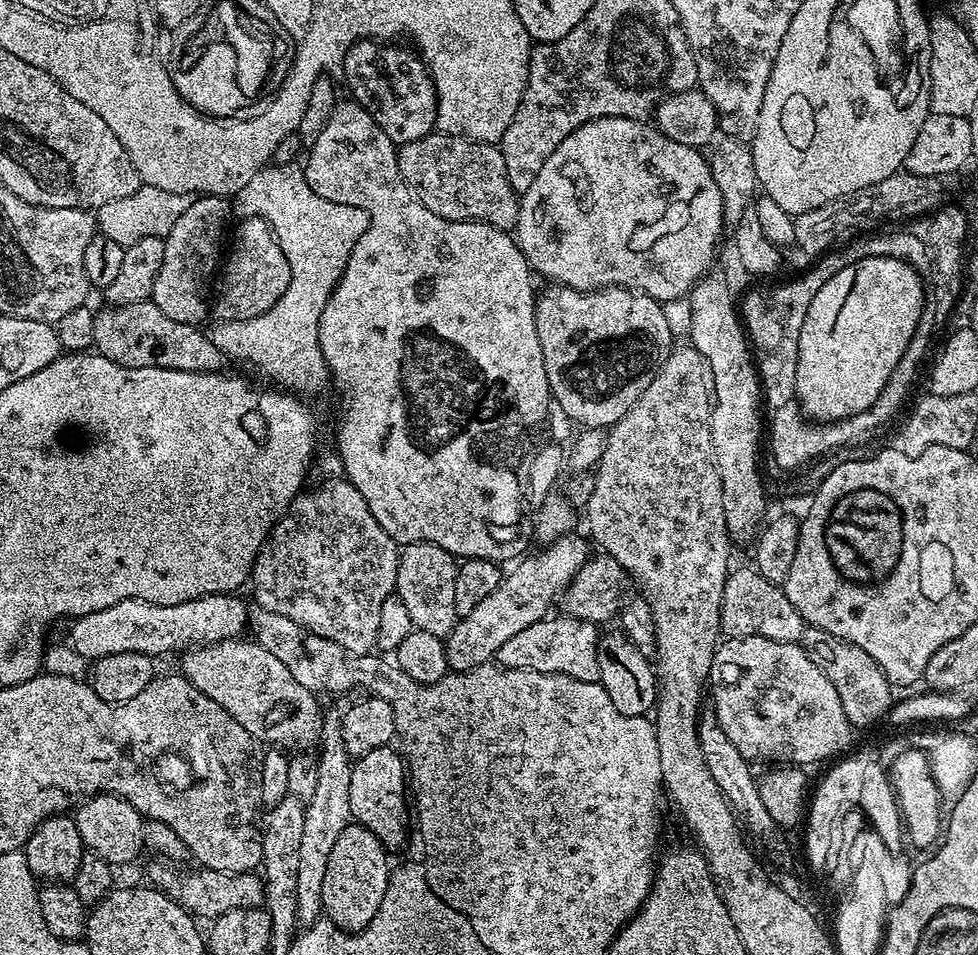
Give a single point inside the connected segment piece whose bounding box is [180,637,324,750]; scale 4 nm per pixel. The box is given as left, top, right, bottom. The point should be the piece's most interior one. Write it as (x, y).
(252, 685)

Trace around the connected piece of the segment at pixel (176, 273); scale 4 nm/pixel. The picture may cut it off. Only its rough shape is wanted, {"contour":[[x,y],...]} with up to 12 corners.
{"contour":[[201,195],[164,239],[150,297],[194,325],[209,316],[233,203]]}

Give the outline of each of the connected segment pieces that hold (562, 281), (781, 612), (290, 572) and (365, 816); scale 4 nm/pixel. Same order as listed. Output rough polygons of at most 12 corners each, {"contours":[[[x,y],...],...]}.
{"contours":[[[644,120],[562,138],[520,196],[537,277],[665,302],[726,231],[705,153]],[[733,569],[721,631],[799,643],[808,625],[781,585]],[[346,478],[301,491],[252,567],[259,607],[376,648],[400,548]],[[355,757],[351,819],[393,850],[408,836],[406,761]]]}

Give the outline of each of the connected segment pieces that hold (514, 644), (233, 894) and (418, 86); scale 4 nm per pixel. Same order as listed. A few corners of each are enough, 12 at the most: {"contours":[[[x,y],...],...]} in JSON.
{"contours":[[[552,614],[496,651],[501,668],[599,684],[597,625]],[[159,858],[147,883],[201,921],[259,908],[256,872],[184,868]],[[360,40],[351,99],[397,146],[436,128],[436,84],[411,47]]]}

